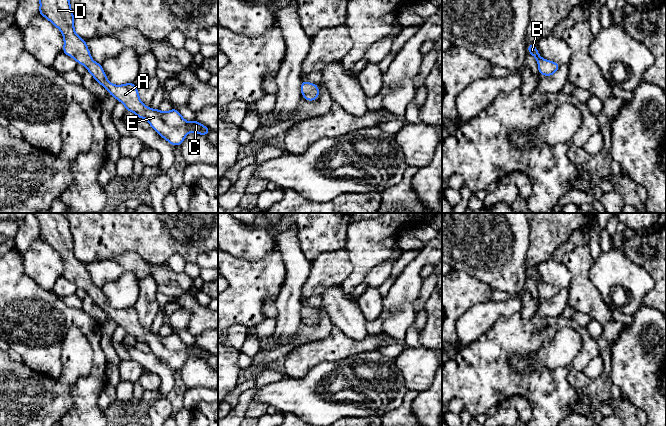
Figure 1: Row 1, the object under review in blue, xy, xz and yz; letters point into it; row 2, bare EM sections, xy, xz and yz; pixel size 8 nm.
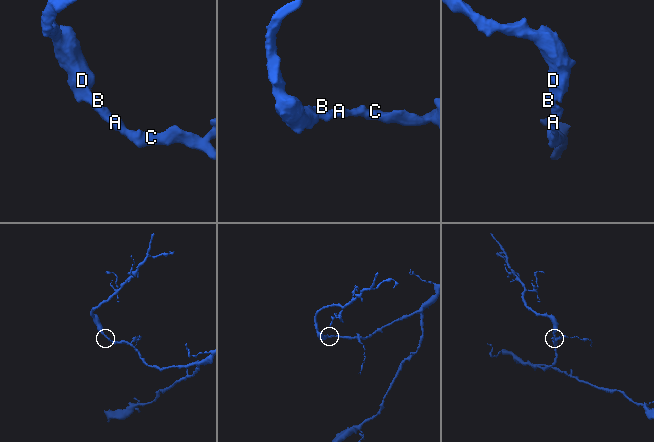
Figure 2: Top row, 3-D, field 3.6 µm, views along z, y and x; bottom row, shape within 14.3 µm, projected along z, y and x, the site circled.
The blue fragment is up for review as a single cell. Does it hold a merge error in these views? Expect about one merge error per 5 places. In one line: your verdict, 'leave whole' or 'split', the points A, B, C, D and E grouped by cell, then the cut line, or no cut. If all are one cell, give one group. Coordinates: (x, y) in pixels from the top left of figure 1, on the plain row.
leave whole; A B C D E; no cut

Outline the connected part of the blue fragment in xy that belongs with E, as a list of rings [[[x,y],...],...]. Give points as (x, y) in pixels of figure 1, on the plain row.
[[[32,213],[40,225],[39,237],[57,251],[64,263],[63,276],[74,282],[78,288],[85,289],[87,295],[100,307],[111,320],[124,328],[126,334],[146,343],[161,361],[171,369],[179,370],[188,357],[195,356],[205,360],[210,353],[196,344],[187,346],[177,333],[161,336],[145,330],[139,321],[134,307],[114,309],[107,304],[107,300],[100,287],[92,284],[85,264],[80,262],[74,254],[74,240],[70,230],[70,223],[63,213]]]

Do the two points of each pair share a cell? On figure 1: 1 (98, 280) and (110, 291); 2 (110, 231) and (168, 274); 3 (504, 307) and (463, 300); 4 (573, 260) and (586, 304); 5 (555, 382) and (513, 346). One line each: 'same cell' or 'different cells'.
1: different cells
2: different cells
3: different cells
4: same cell
5: same cell

